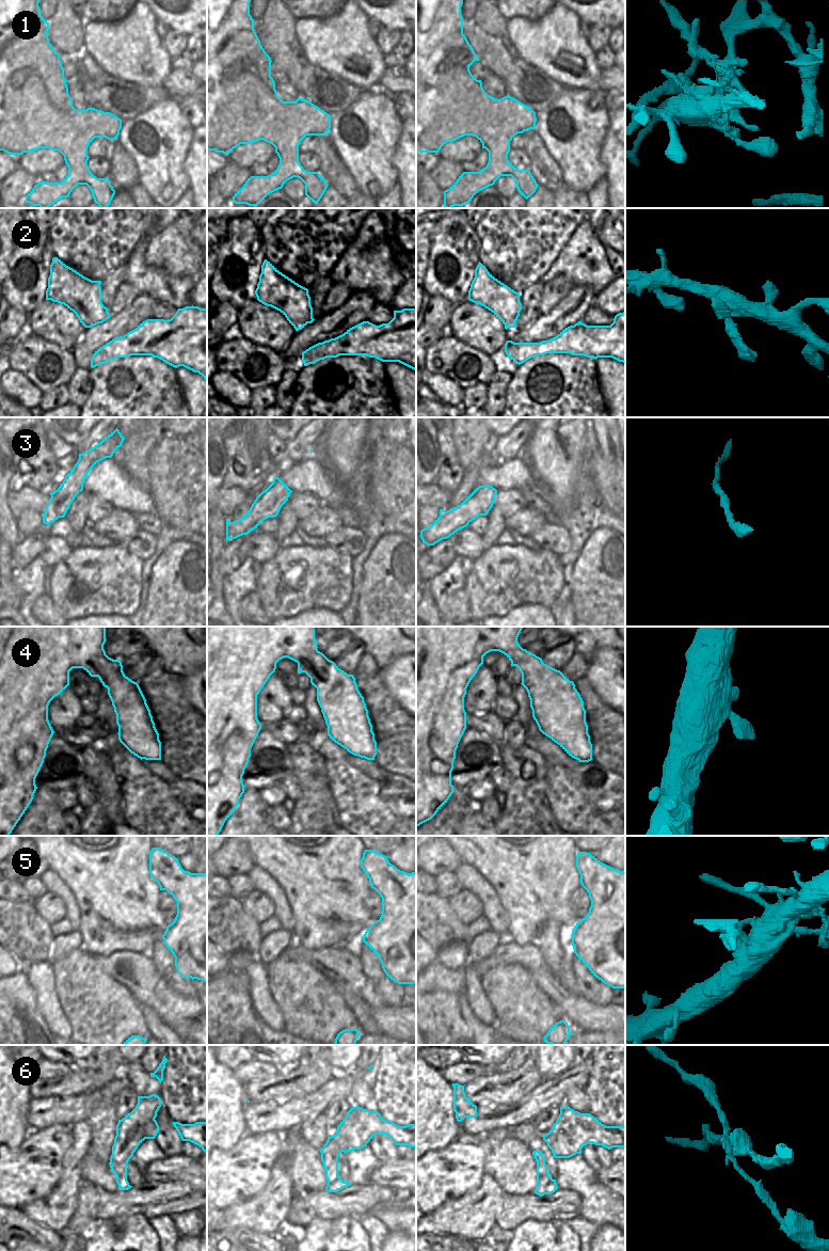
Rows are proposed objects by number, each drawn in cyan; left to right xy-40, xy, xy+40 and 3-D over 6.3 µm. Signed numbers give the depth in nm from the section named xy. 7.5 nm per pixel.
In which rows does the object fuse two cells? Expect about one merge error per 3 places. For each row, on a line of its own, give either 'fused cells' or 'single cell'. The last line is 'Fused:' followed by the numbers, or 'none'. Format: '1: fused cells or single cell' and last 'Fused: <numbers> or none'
1: fused cells
2: single cell
3: single cell
4: single cell
5: fused cells
6: fused cells
Fused: 1, 5, 6

